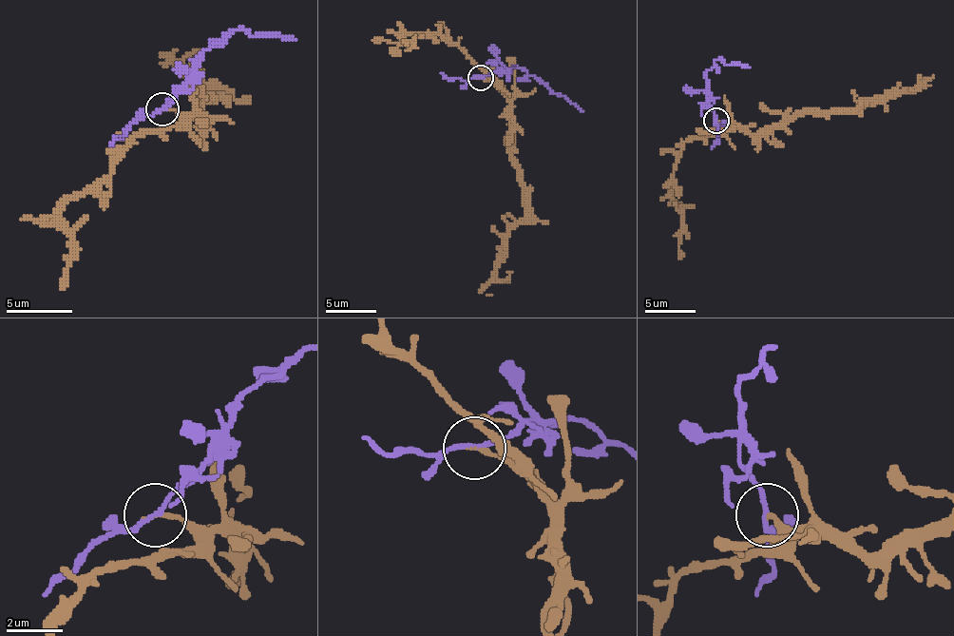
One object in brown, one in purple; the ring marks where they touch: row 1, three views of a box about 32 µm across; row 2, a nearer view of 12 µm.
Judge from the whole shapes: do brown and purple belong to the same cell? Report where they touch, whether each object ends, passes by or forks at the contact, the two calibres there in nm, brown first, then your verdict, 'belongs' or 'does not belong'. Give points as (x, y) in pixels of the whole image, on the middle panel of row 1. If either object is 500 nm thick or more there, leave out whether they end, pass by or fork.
place (481, 77); brown ends; purple passes by; calibres 140 and 150 nm; does not belong

